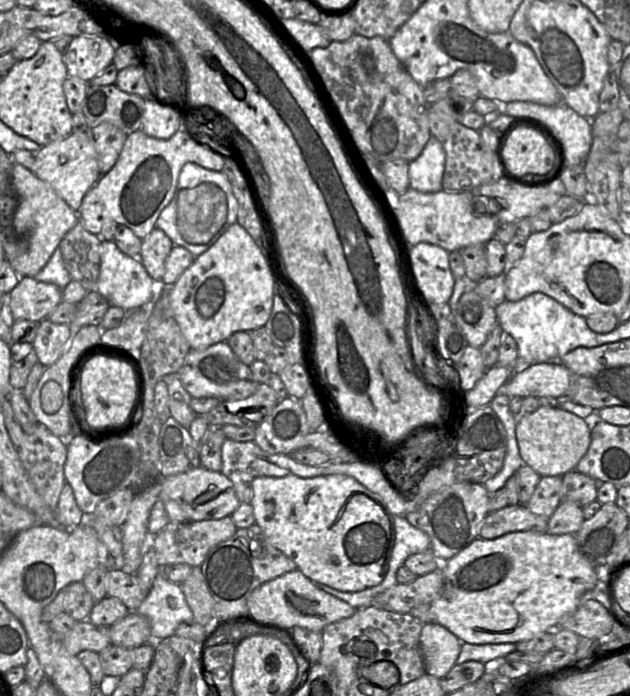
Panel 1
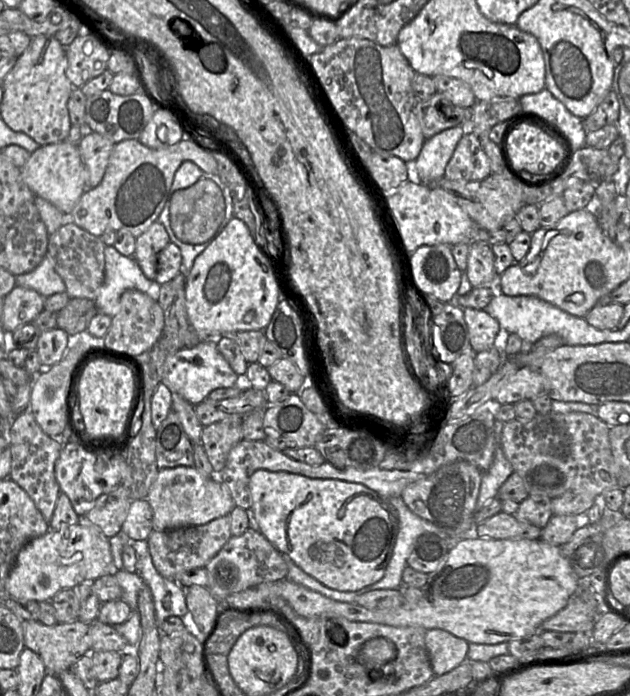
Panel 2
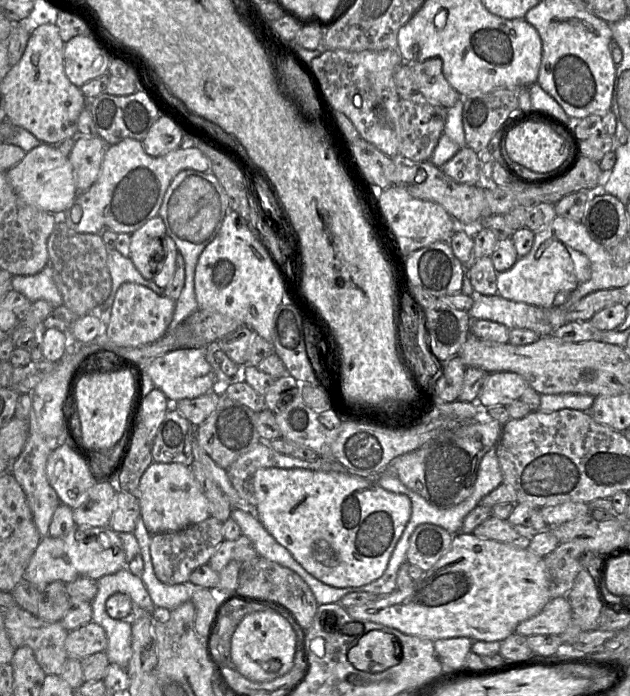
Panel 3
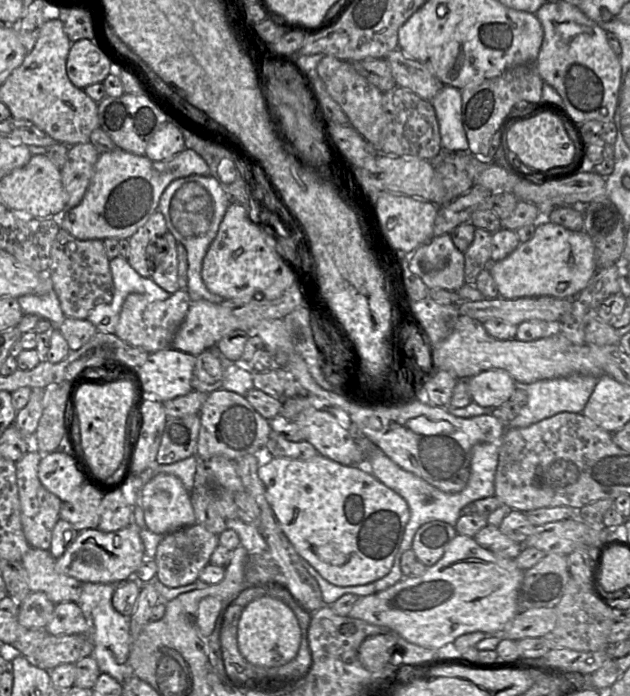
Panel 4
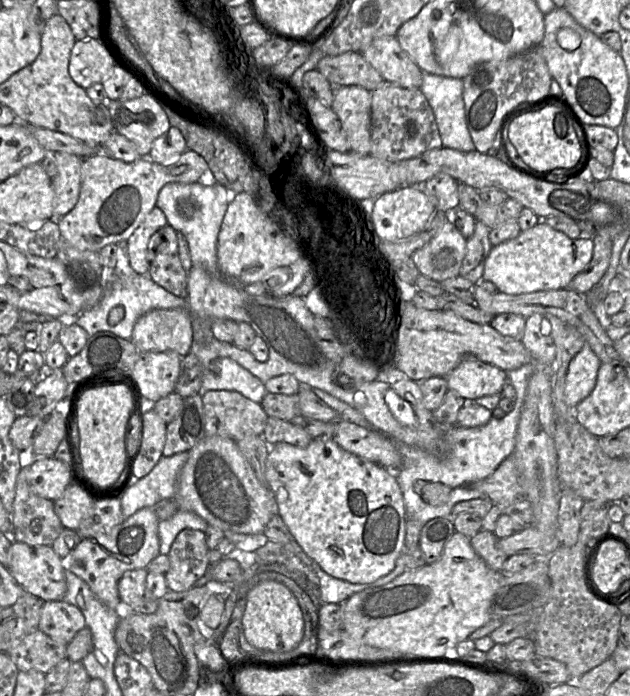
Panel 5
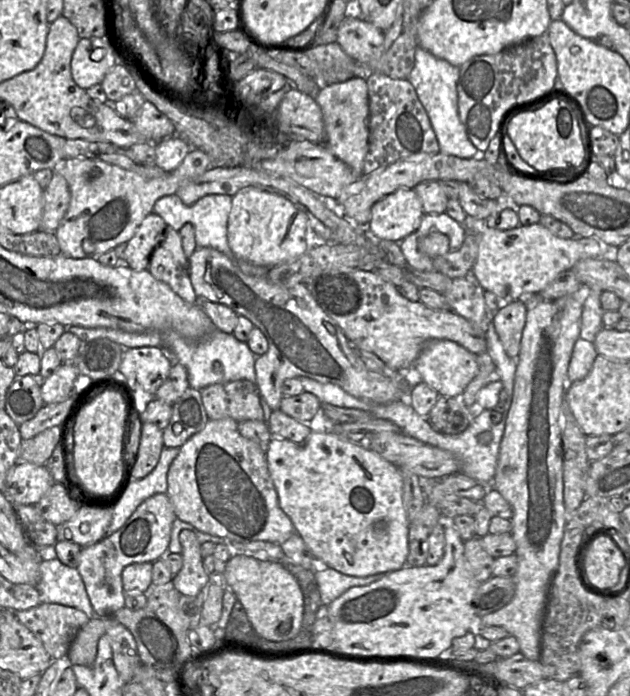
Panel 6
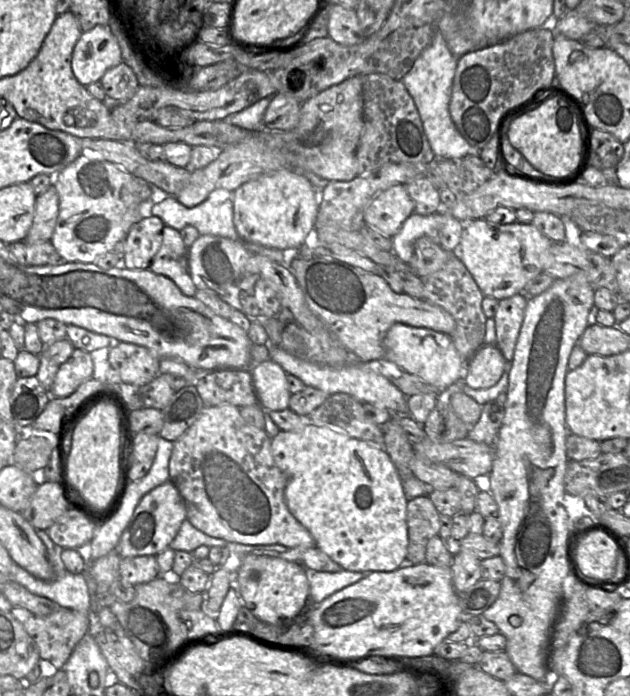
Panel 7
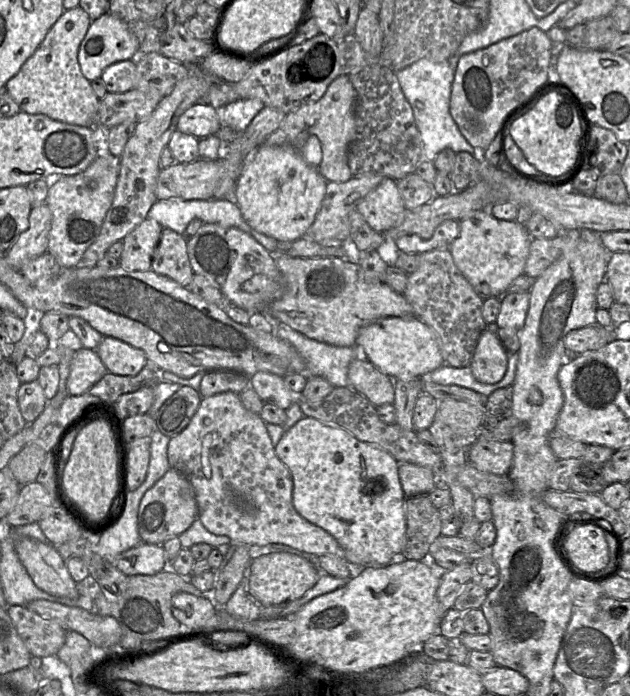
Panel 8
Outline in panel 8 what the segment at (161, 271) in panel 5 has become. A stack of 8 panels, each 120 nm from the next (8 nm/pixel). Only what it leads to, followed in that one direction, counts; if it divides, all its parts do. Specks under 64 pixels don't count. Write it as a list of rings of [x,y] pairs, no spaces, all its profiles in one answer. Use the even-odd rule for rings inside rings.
[[[164,228],[153,255],[151,270],[188,287],[194,273],[187,252],[187,237]]]

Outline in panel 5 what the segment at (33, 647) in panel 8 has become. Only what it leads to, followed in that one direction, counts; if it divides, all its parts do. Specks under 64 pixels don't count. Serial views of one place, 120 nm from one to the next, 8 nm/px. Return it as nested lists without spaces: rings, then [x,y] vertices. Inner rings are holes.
[[[63,600],[43,603],[38,630],[55,641],[68,644],[85,626],[85,617],[78,607]]]

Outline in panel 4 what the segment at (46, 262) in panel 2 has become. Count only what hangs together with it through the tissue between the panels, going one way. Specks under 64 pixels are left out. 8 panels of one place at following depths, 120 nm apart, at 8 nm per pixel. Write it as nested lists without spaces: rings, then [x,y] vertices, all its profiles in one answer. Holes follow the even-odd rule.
[[[54,290],[45,295],[23,295],[17,298],[23,314],[35,314],[49,320],[54,327],[63,323],[64,315]]]

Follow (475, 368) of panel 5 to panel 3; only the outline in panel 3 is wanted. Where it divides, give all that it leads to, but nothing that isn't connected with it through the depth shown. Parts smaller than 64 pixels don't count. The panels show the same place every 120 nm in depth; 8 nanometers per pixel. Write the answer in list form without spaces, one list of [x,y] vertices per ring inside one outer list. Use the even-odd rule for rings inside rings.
[[[491,373],[477,396],[477,402],[485,408],[507,406],[519,400],[528,387],[527,381],[517,373]]]

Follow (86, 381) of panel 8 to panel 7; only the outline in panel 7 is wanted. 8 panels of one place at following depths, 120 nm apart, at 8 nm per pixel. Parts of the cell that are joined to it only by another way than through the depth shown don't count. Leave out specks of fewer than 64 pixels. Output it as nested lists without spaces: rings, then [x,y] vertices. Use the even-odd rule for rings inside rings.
[[[75,349],[71,357],[60,365],[54,383],[49,390],[51,397],[67,397],[85,381],[92,378],[95,357],[81,349]]]

